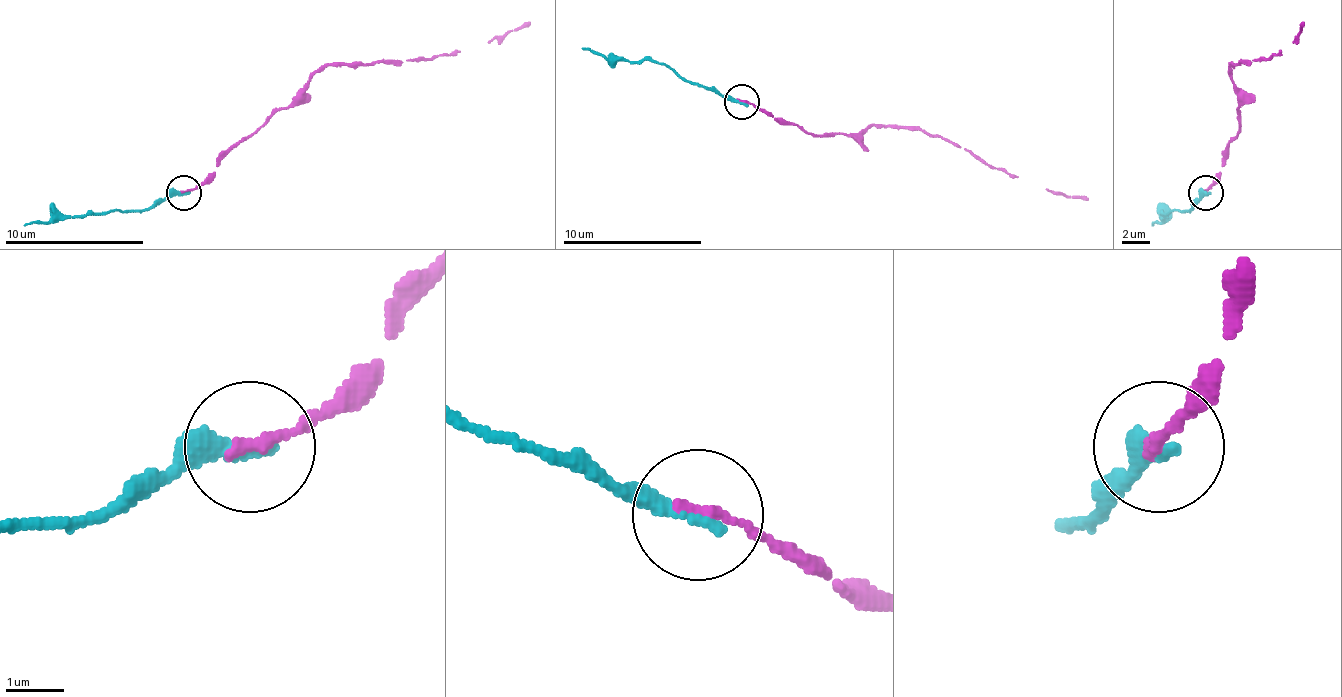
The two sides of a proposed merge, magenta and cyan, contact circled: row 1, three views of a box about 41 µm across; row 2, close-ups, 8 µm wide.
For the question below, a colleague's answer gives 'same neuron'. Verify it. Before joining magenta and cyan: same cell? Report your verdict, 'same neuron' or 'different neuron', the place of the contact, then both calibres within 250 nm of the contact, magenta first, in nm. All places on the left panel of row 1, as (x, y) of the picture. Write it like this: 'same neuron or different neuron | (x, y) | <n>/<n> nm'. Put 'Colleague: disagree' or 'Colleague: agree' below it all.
different neuron | (183, 192) | 240/280 nm
Colleague: disagree

